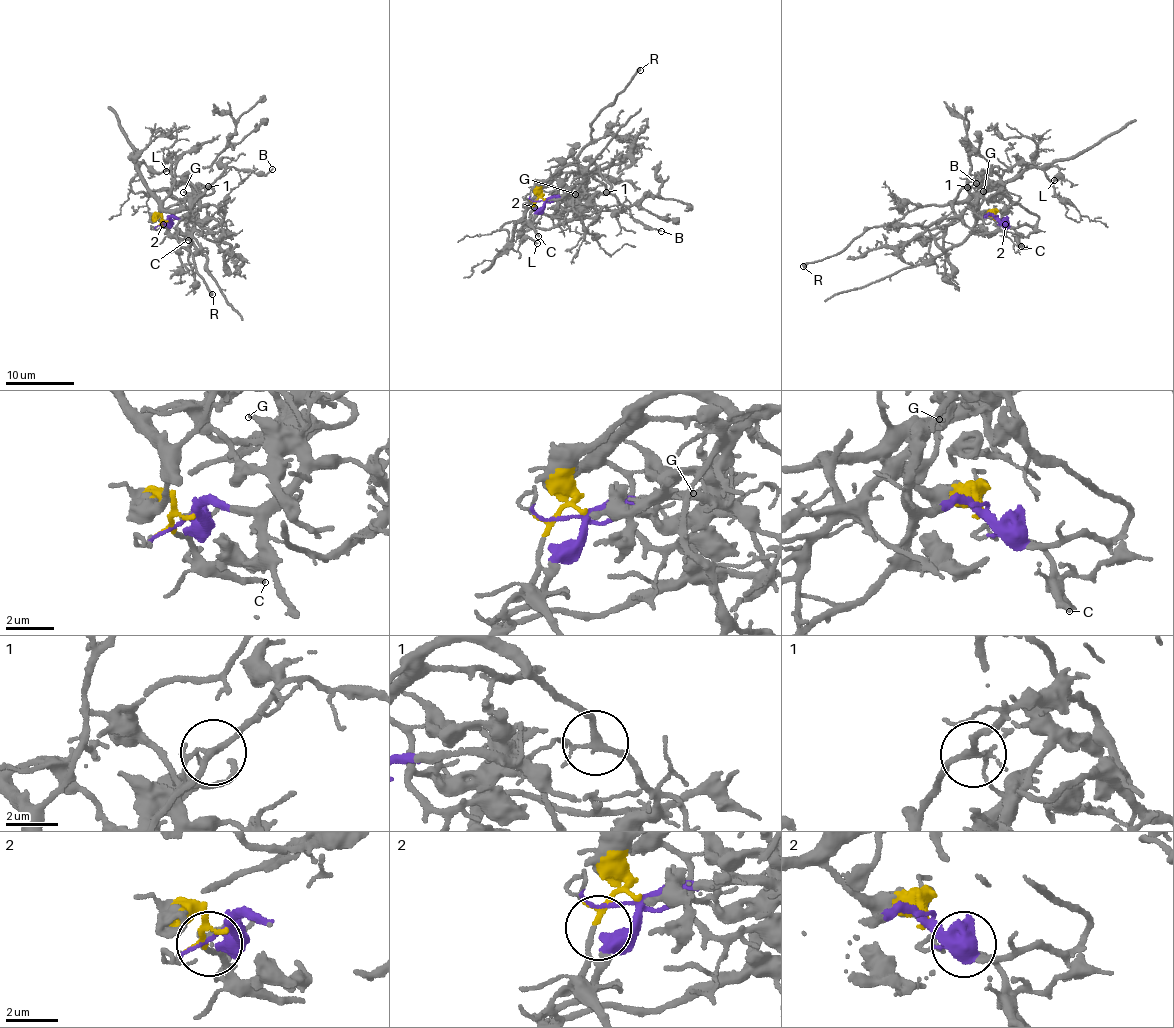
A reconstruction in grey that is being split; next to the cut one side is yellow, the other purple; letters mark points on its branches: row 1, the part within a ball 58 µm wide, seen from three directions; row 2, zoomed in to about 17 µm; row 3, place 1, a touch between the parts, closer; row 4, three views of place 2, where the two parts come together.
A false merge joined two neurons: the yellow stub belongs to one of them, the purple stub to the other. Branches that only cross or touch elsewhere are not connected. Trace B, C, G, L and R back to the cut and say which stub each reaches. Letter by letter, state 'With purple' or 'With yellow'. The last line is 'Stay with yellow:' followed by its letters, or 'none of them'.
B: With yellow
C: With yellow
G: With purple
L: With yellow
R: With yellow
Stay with yellow: B, C, L, R

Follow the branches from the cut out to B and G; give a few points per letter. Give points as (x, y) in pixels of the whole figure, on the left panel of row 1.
B: (167, 219), (155, 219), (162, 209), (180, 210), (192, 205), (227, 168), (234, 166), (266, 173), (272, 168)
G: (167, 219), (188, 217), (195, 211), (198, 204), (182, 192)

